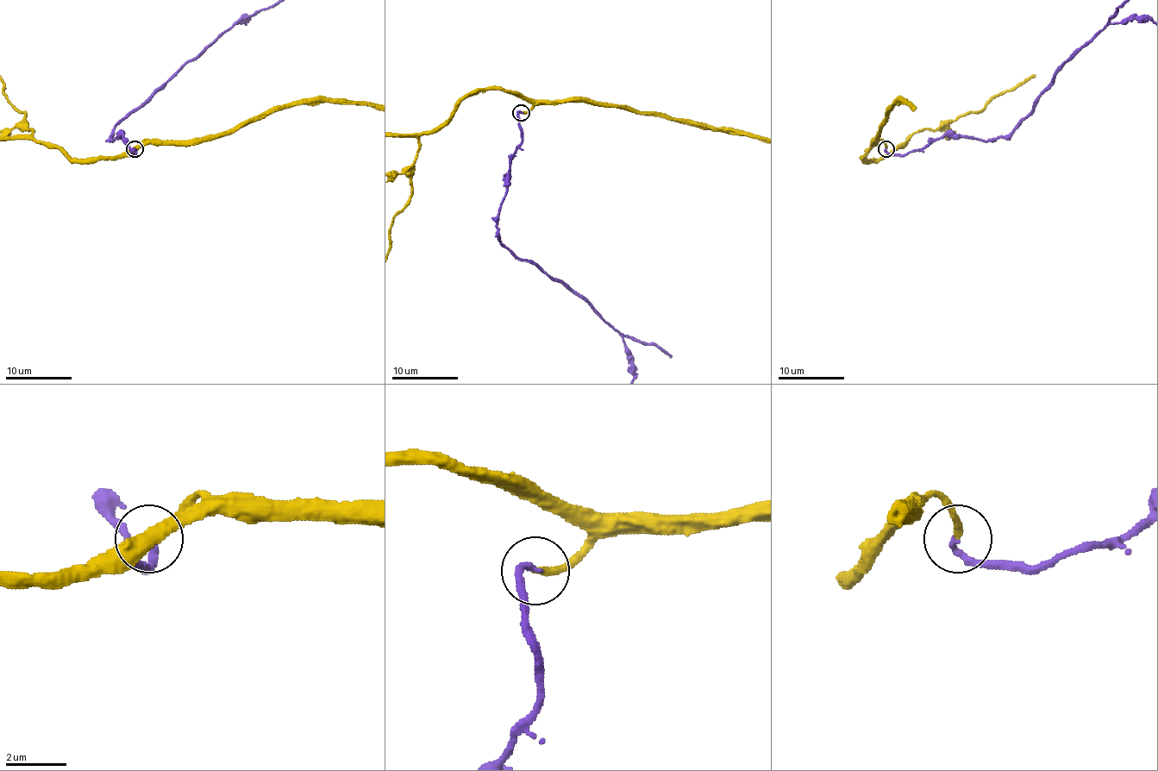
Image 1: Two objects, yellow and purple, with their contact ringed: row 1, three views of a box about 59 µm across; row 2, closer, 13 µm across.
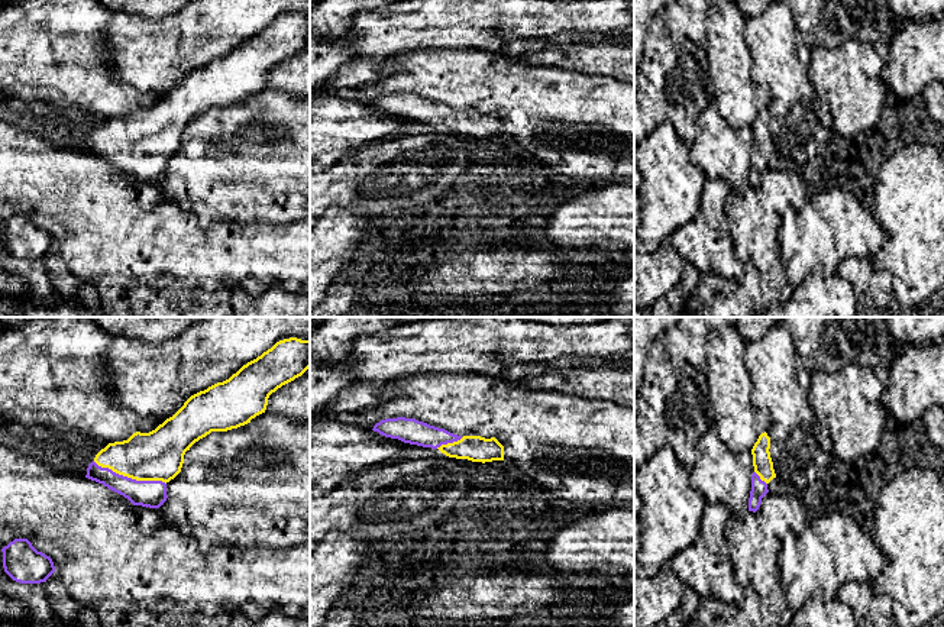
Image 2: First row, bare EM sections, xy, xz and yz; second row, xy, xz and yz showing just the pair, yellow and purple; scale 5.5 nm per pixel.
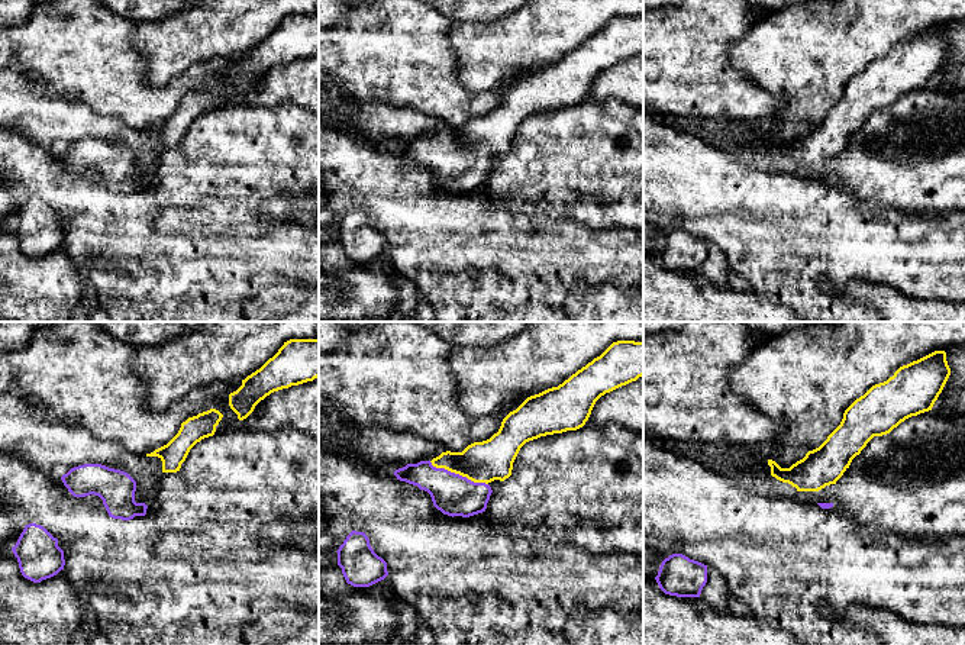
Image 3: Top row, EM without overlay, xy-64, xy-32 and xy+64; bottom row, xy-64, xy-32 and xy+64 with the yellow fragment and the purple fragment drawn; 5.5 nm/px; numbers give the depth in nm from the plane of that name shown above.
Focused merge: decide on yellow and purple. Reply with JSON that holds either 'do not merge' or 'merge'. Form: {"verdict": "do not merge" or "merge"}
{"verdict": "merge"}

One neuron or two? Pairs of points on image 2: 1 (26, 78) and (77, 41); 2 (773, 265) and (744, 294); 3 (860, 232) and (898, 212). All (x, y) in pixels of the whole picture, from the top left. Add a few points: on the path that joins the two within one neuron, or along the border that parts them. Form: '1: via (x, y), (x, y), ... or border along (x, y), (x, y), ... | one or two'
1: via (39, 65), (64, 41) | one
2: via (766, 272), (752, 287) | one
3: border along (870, 209), (885, 232), (885, 242), (875, 255) | two

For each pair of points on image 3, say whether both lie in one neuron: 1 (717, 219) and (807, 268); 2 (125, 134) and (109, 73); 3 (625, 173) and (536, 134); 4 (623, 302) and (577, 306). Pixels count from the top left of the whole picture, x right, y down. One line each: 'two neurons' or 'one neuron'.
1: one neuron
2: two neurons
3: one neuron
4: one neuron

